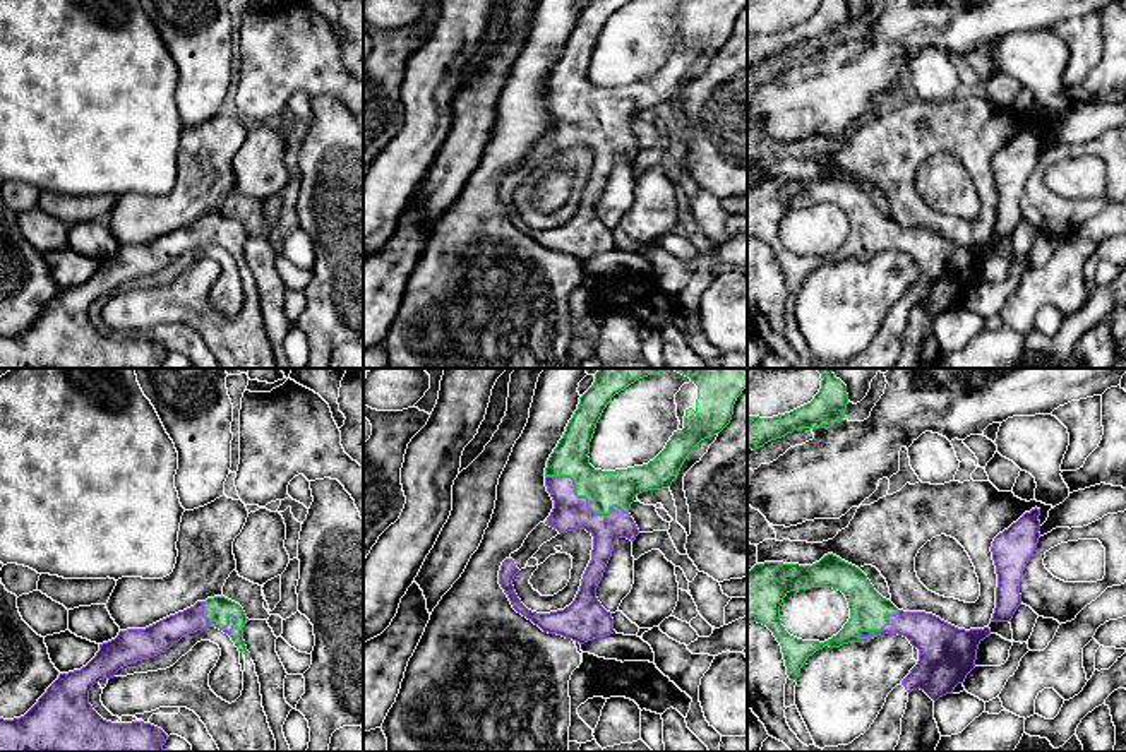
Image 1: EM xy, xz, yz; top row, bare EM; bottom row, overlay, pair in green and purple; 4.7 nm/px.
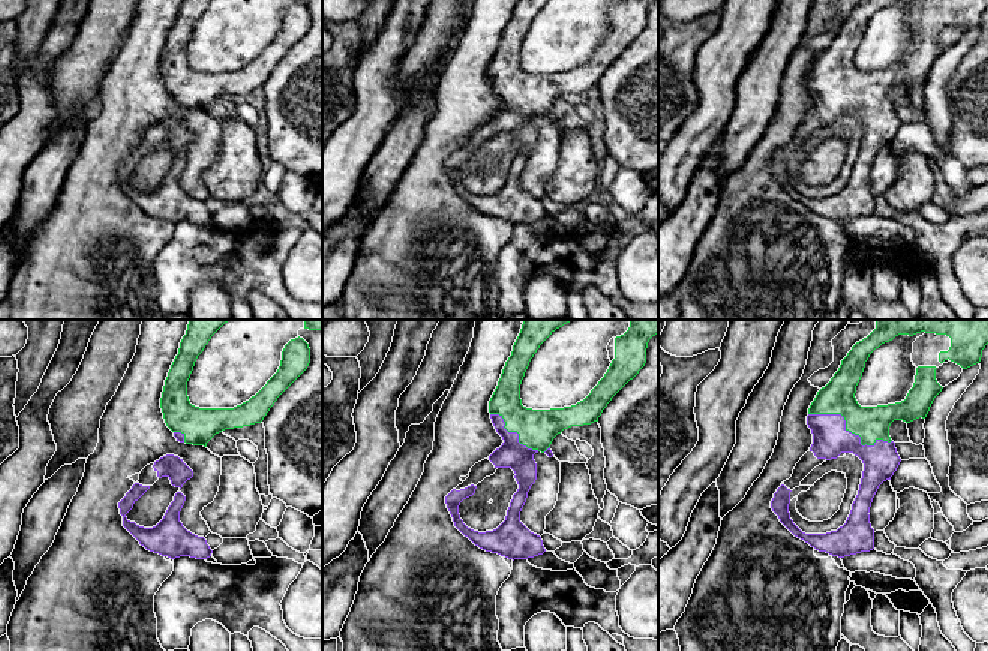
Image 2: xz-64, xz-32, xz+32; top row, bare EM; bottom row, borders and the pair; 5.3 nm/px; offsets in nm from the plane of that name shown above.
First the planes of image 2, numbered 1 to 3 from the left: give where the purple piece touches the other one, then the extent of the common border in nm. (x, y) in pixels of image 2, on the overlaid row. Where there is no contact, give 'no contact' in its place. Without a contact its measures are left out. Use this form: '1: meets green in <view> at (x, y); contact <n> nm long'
1: meets green in xz-64 at (182, 432); contact 90 nm long
2: meets green in xz-32 at (514, 431); contact 340 nm long
3: meets green in xz+32 at (849, 431); contact 480 nm long

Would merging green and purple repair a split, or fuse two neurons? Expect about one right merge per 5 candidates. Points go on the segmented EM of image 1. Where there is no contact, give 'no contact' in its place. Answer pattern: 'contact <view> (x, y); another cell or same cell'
contact xz (585, 495); same cell

